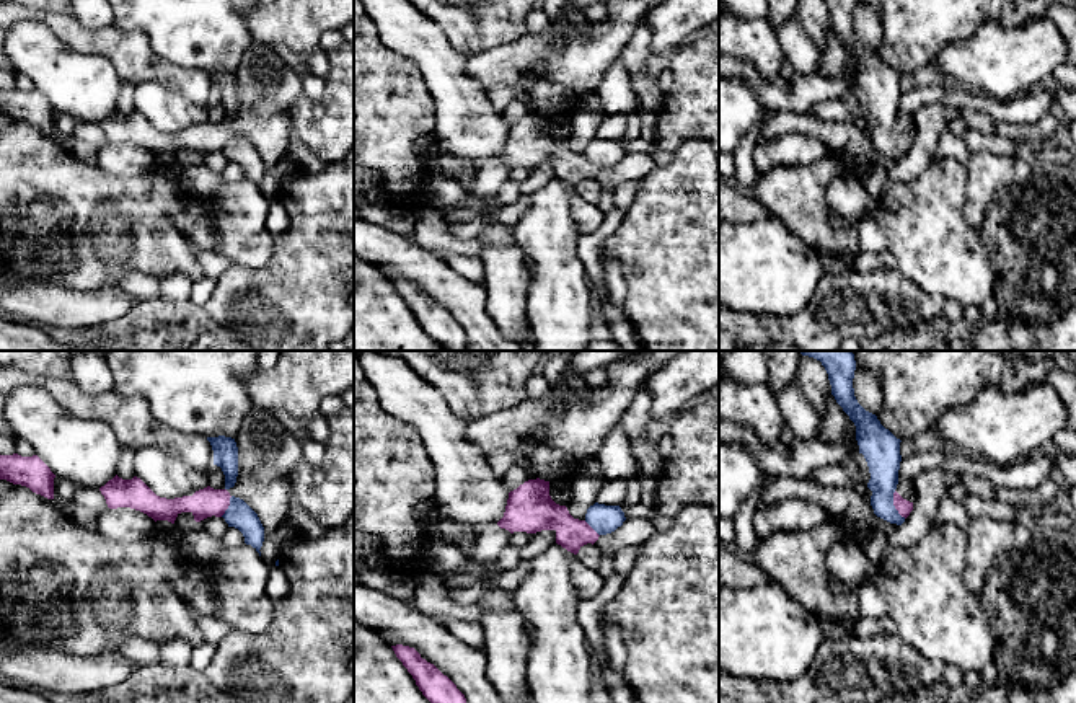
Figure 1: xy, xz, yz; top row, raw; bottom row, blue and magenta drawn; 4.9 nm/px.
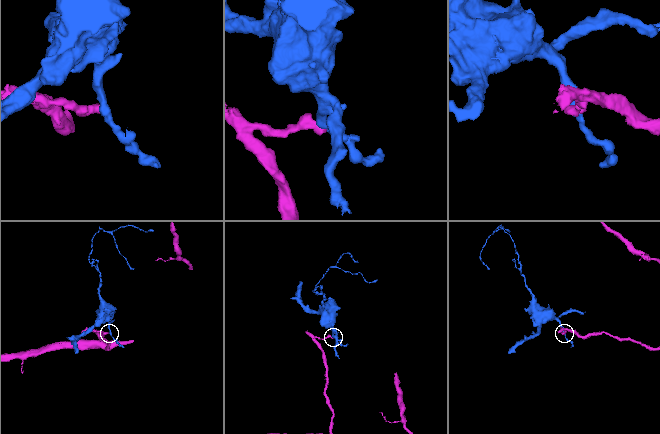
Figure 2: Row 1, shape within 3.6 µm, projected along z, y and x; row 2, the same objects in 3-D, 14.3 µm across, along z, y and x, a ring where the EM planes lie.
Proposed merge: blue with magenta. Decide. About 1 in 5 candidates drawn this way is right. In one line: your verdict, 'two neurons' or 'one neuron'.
two neurons

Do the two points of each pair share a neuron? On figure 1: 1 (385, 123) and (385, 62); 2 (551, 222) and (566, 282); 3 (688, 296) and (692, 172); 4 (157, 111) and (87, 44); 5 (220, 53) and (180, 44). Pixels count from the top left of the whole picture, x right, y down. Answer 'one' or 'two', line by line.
1: one
2: one
3: one
4: two
5: one

